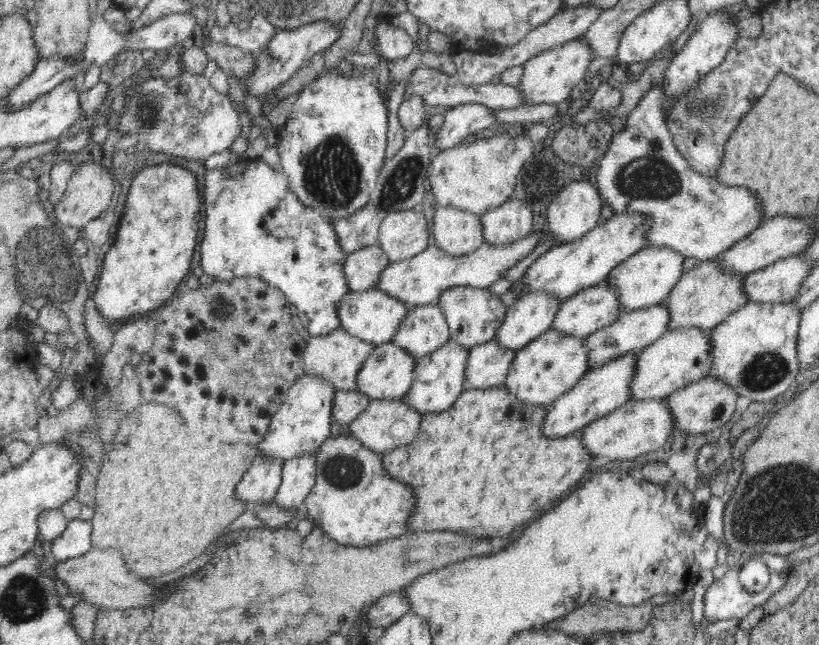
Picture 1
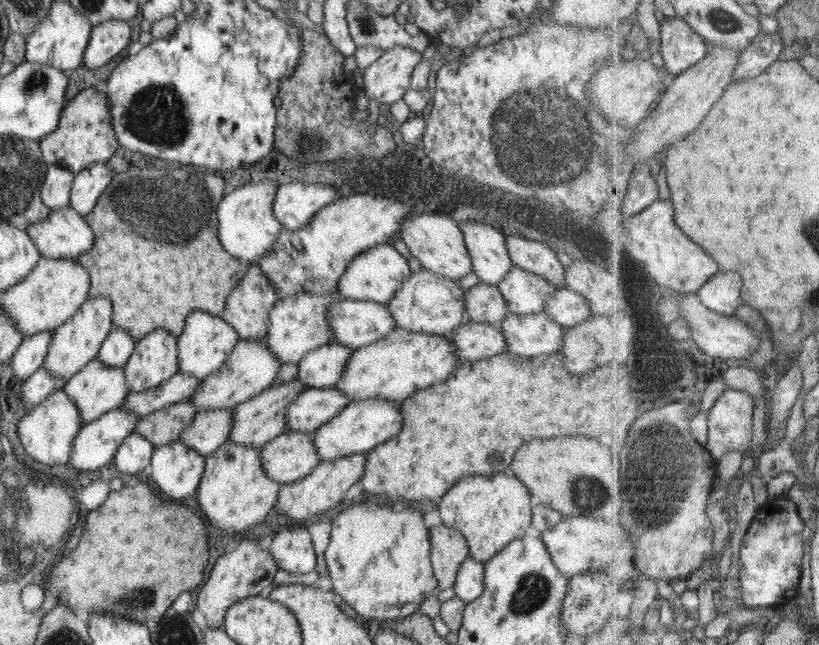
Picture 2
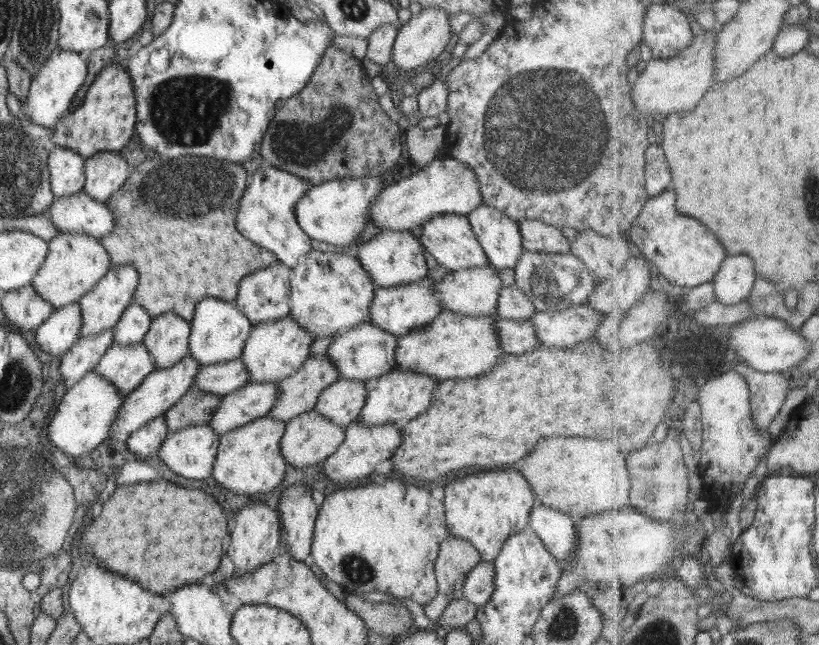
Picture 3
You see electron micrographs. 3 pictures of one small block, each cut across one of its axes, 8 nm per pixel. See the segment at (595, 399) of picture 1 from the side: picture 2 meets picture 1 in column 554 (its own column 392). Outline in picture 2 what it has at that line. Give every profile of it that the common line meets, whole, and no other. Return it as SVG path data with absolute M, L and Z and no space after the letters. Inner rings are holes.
M381 398L350 402L340 411L338 416L314 432L313 443L321 461L334 461L337 458L353 454L368 454L375 446L398 436L403 425L400 405L402 402Z

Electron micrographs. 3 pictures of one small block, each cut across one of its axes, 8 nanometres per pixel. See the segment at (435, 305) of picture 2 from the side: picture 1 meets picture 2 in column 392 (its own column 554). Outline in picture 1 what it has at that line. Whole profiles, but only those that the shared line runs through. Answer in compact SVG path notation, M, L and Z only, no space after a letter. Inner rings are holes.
M544 291L522 295L506 310L494 340L502 347L519 351L549 331L562 300Z

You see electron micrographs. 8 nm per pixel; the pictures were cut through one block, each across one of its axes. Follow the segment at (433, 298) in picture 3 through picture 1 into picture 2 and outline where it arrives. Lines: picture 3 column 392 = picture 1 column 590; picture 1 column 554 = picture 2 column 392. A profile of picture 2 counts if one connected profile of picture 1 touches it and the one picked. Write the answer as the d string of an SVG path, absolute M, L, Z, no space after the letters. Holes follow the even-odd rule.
M342 298L333 302L327 312L329 325L333 328L331 342L357 349L384 338L397 326L389 308L385 304L372 301L350 300Z

